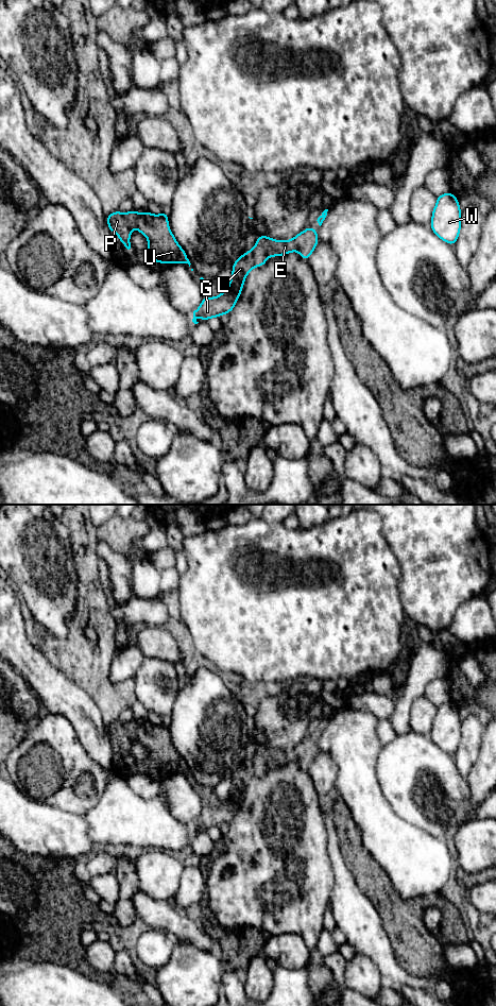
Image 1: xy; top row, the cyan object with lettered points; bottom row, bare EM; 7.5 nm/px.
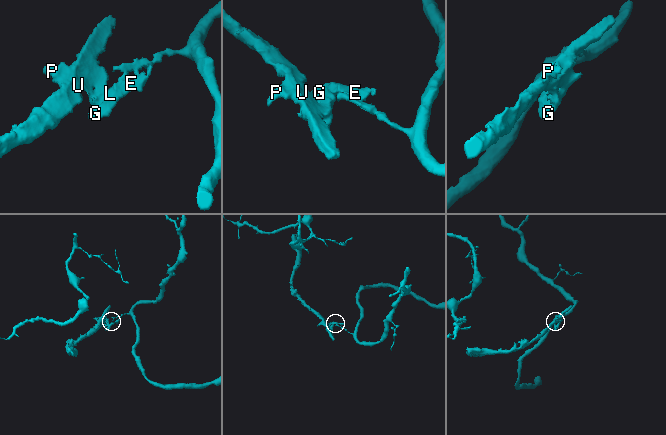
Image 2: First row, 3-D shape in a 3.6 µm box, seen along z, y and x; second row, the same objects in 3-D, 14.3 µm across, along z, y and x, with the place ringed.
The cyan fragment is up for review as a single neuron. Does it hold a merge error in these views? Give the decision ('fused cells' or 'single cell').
fused cells

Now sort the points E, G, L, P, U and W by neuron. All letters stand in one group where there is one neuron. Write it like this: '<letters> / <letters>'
E G L W / P U

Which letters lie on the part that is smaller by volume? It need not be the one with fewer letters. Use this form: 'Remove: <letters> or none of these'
Remove: P, U

